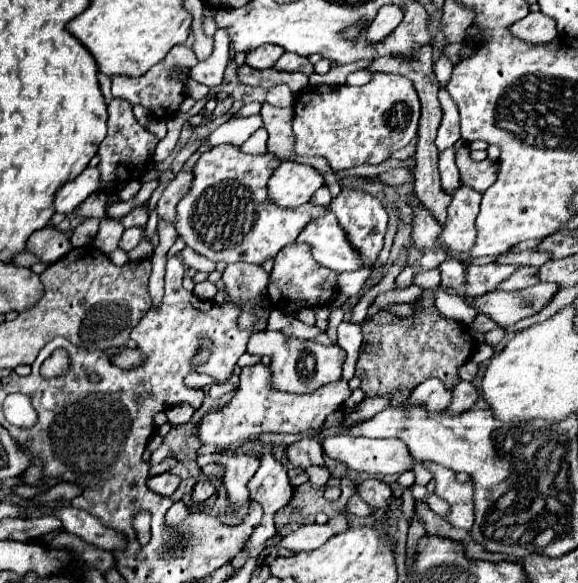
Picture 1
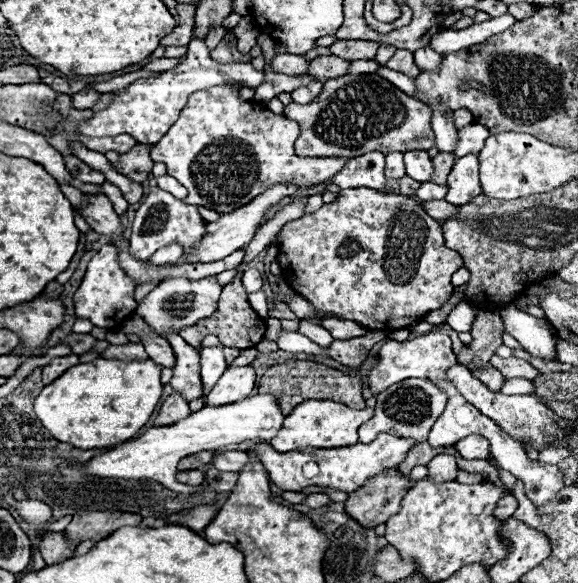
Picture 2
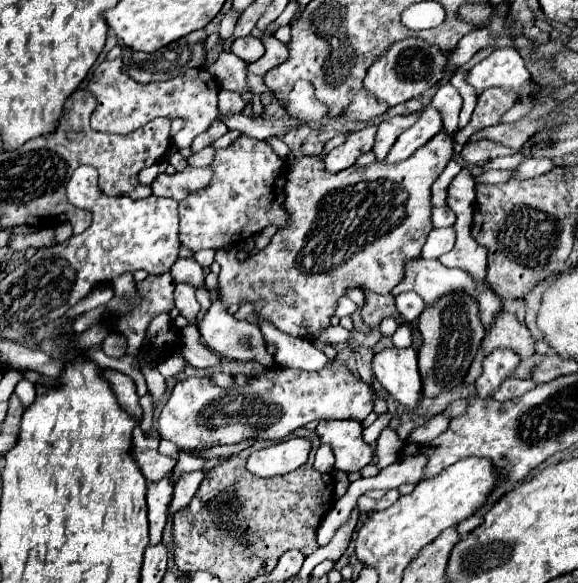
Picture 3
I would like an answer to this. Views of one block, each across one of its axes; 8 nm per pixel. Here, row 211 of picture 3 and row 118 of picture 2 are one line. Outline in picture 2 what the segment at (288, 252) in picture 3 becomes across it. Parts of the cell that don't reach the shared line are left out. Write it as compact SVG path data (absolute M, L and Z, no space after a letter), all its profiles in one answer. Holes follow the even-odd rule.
M374 74L332 78L324 84L318 100L306 106L292 102L286 106L284 116L300 126L300 136L294 144L298 156L356 158L374 150L390 154L434 146L434 132L430 128L432 110Z

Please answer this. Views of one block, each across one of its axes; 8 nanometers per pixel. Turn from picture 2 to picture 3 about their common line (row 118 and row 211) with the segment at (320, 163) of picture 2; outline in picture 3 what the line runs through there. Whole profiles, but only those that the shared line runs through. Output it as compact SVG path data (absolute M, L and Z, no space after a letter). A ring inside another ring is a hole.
M238 136L228 148L216 150L210 168L214 172L210 184L178 204L178 236L188 250L220 250L224 246L240 244L236 240L254 236L266 226L276 226L276 230L282 230L290 224L290 212L284 206L286 164L268 142Z

